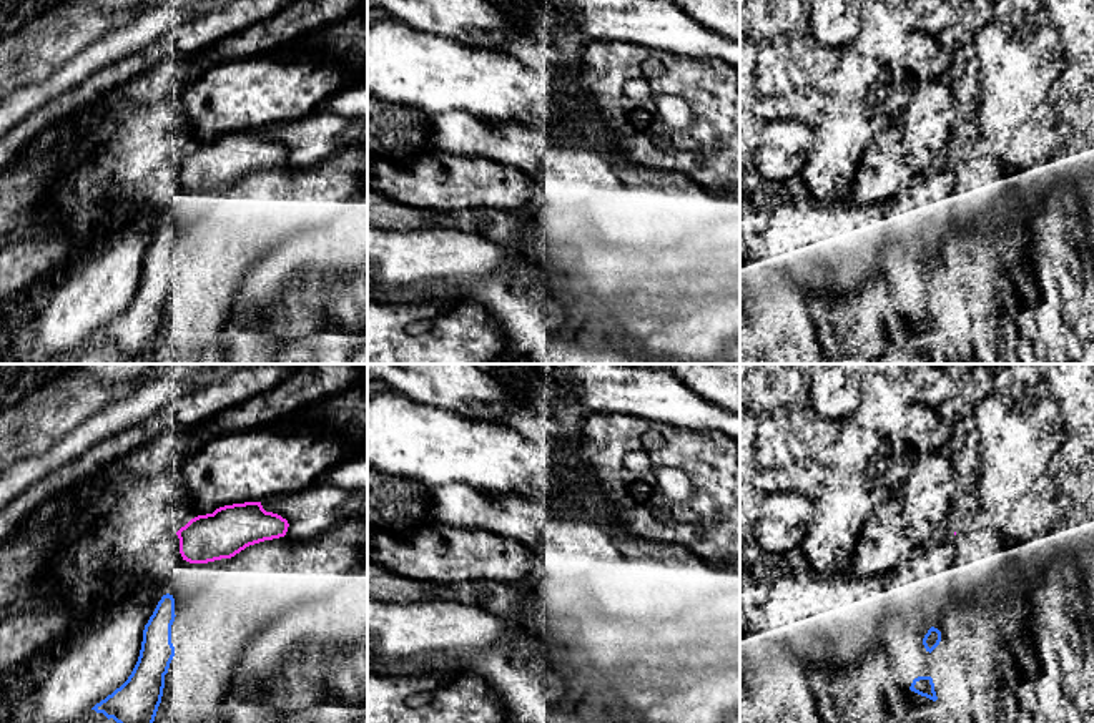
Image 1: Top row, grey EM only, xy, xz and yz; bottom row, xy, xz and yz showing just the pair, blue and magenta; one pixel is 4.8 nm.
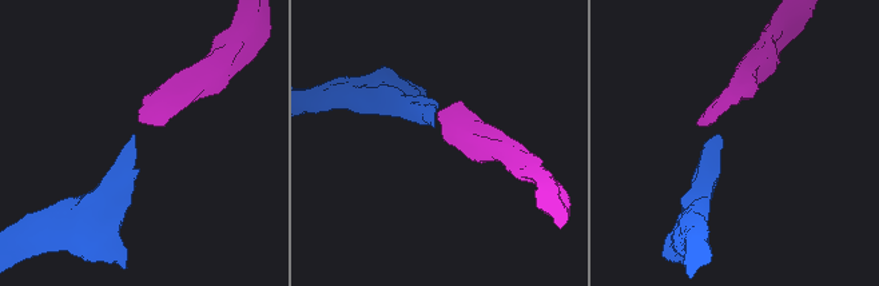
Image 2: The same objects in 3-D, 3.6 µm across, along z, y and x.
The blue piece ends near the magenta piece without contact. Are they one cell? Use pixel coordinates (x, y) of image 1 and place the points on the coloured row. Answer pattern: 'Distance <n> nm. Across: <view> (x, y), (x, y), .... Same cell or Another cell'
Distance 180 nm. Across: xy (168, 594), (187, 560). Same cell

